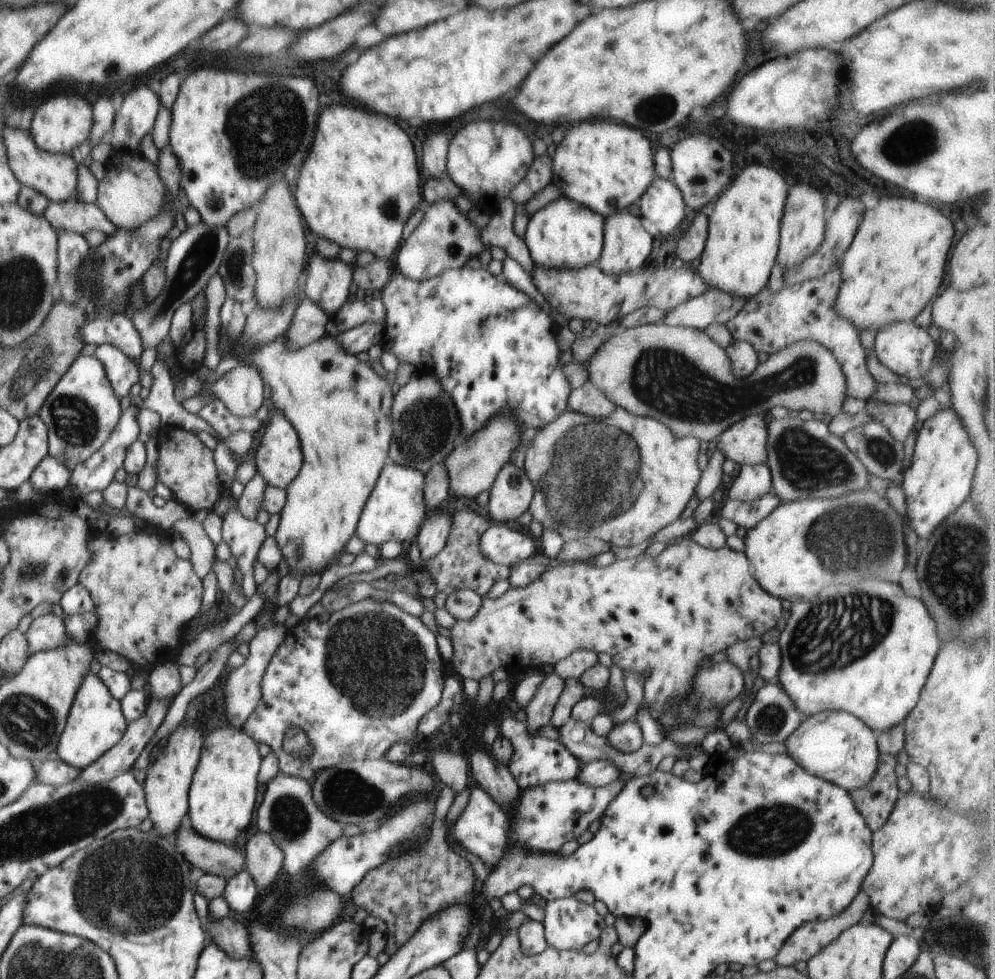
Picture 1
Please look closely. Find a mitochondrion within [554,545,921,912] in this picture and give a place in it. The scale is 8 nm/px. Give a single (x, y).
(855, 624)

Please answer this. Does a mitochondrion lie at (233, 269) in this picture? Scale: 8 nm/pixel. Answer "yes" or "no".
yes

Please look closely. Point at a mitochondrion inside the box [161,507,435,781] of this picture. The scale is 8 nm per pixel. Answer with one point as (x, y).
(376, 662)

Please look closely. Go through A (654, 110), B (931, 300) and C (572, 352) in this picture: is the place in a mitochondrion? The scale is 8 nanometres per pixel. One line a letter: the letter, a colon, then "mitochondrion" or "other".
A: mitochondrion
B: other
C: other

